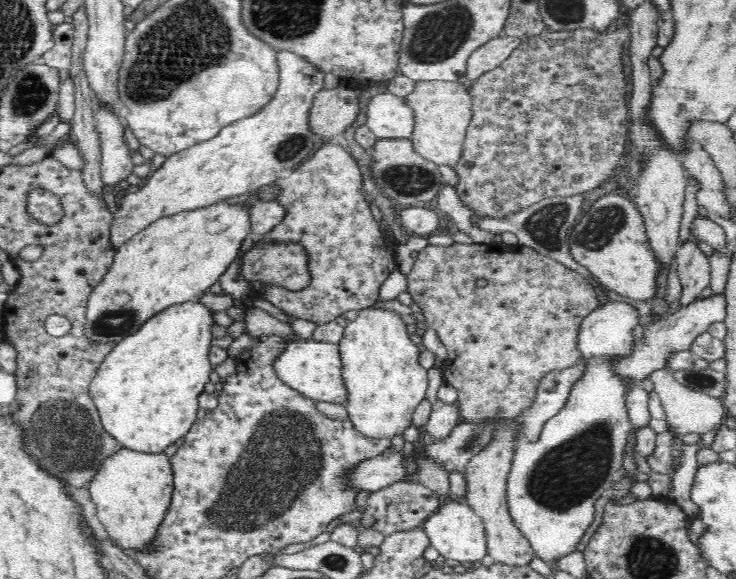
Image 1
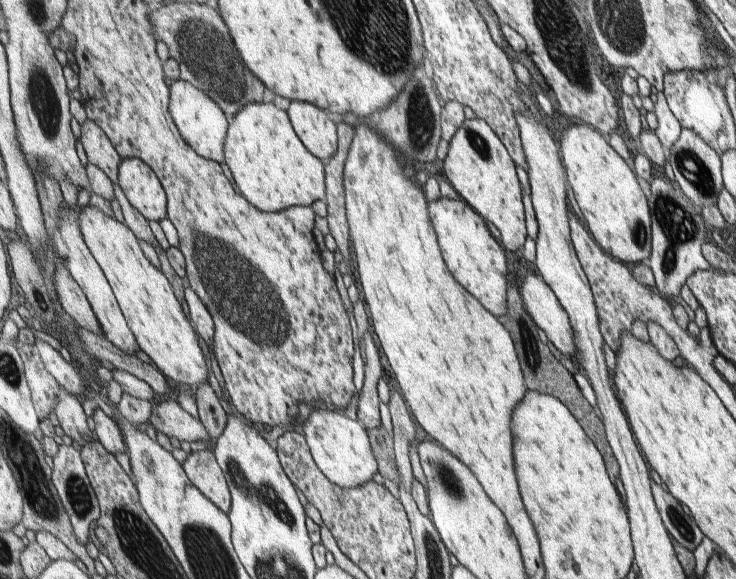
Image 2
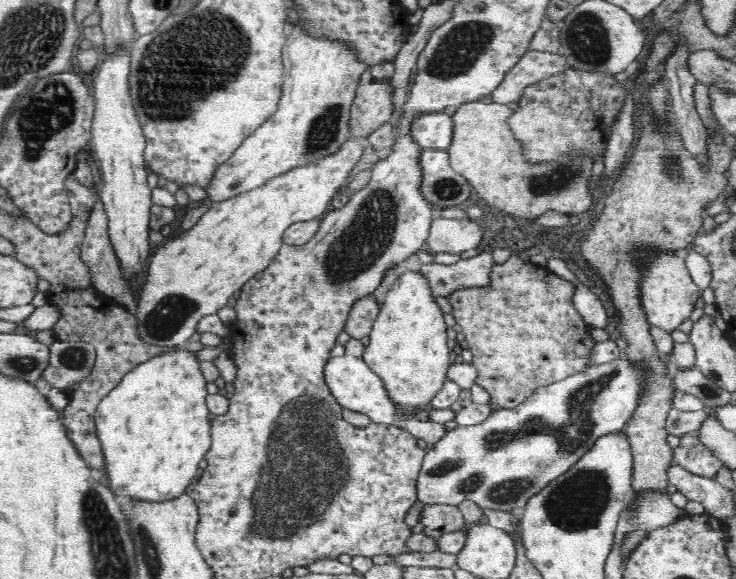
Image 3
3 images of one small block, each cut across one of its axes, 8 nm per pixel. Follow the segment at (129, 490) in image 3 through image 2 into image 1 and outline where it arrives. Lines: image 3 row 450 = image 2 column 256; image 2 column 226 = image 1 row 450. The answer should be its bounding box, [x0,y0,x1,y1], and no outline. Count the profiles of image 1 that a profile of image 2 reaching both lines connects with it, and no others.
[89,297,214,452]

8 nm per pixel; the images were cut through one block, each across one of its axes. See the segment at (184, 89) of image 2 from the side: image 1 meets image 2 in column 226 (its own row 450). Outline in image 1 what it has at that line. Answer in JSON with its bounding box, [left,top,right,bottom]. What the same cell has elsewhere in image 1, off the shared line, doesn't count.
[86,444,171,550]

